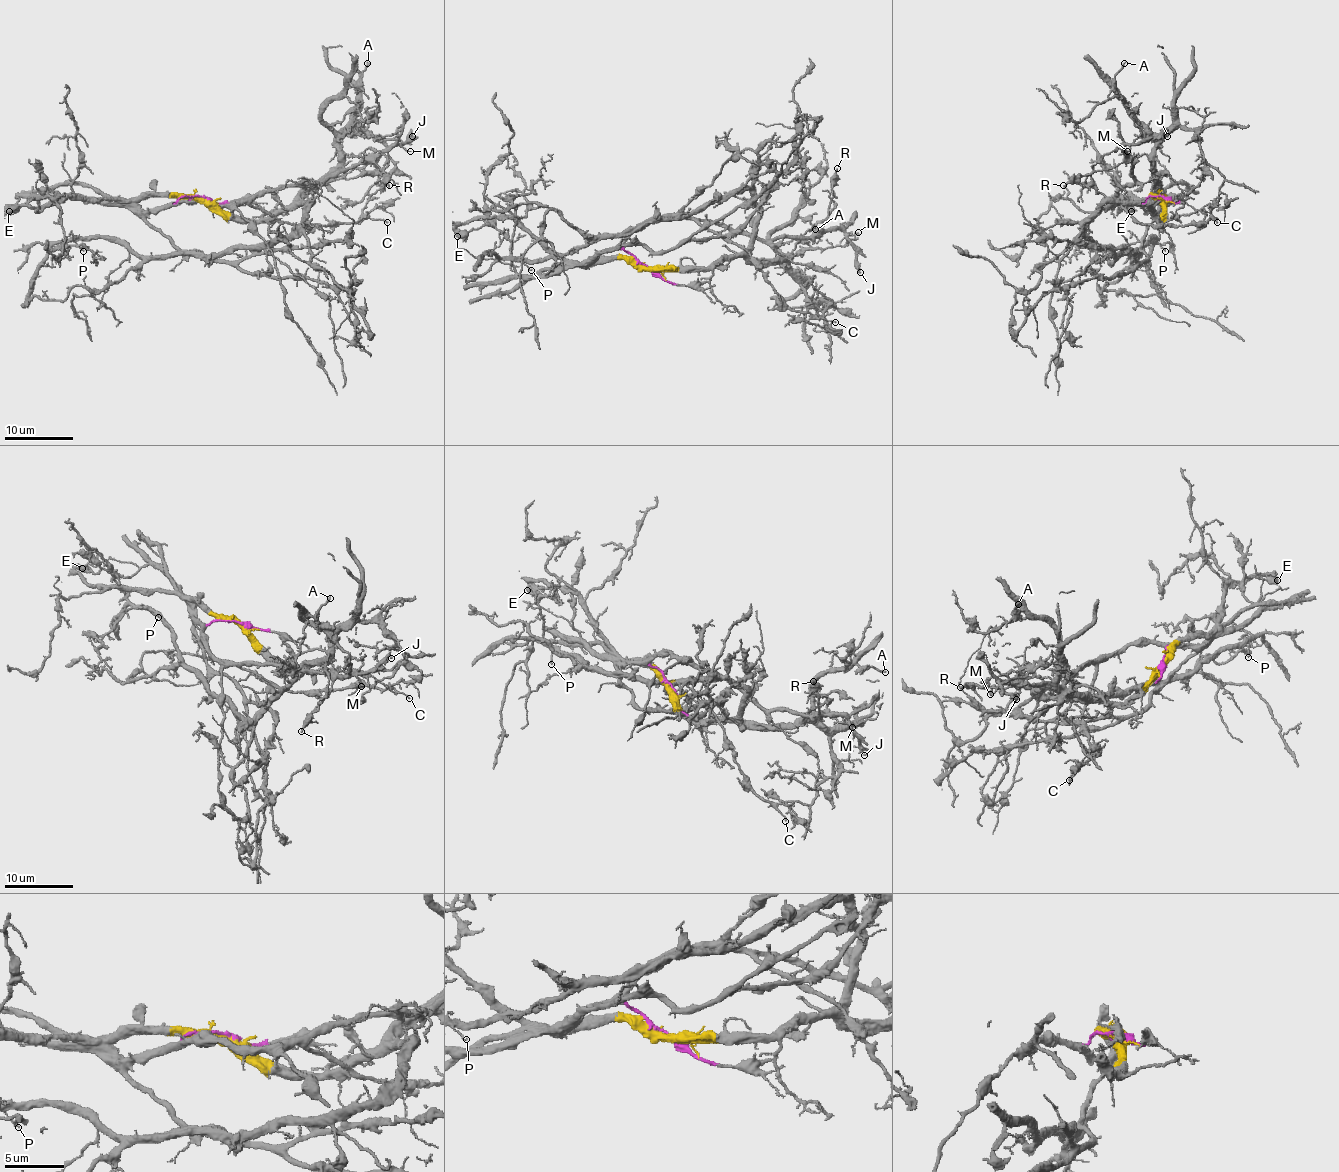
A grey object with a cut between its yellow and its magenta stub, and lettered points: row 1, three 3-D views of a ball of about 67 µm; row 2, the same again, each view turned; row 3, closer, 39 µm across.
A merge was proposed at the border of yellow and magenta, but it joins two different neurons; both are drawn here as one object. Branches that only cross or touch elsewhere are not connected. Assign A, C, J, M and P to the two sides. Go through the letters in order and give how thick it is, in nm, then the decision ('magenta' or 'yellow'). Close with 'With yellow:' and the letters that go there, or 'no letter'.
A: 190 nm | yellow
C: 120 nm | magenta
J: 130 nm | magenta
M: 130 nm | magenta
P: 100 nm | yellow
With yellow: A, P

